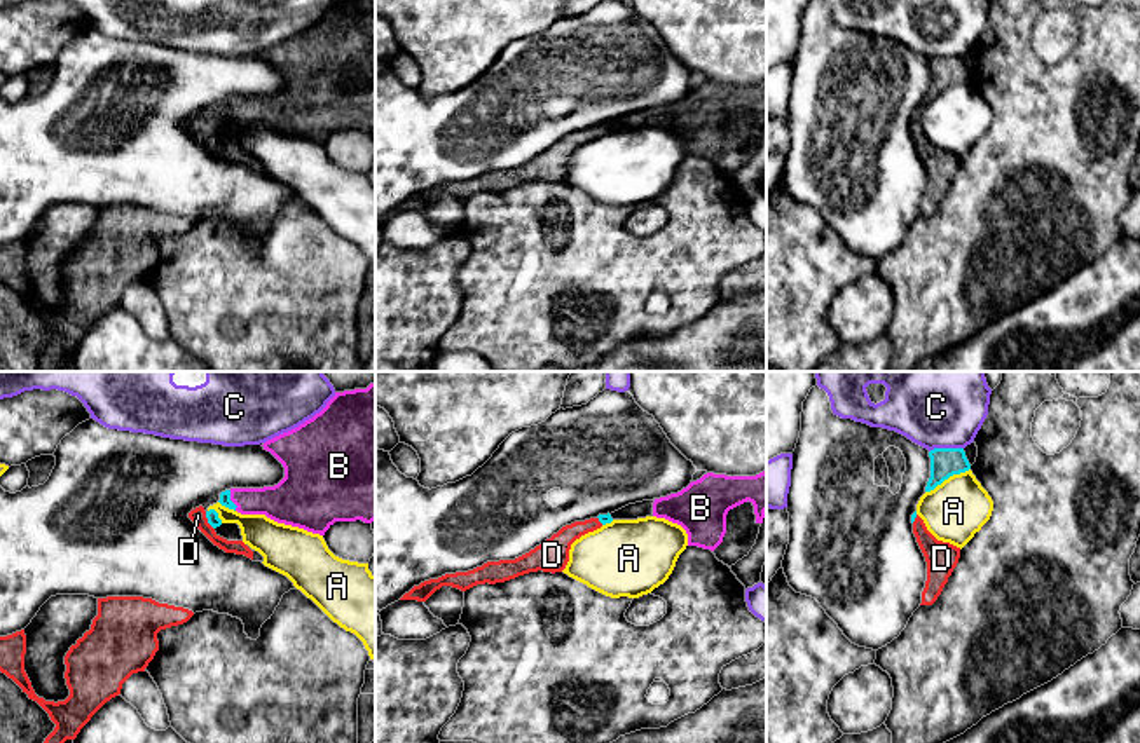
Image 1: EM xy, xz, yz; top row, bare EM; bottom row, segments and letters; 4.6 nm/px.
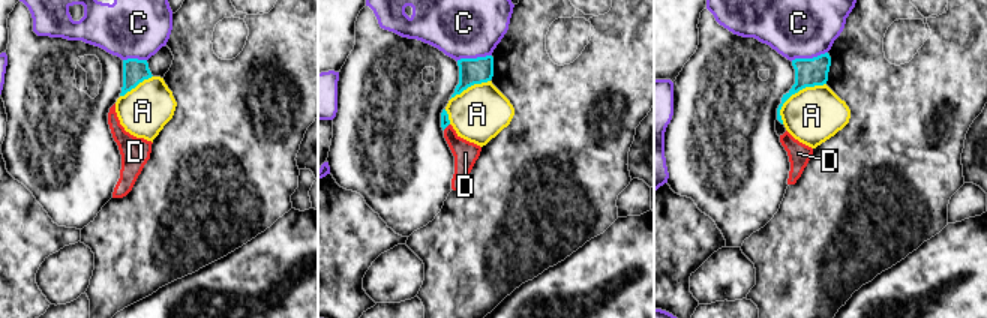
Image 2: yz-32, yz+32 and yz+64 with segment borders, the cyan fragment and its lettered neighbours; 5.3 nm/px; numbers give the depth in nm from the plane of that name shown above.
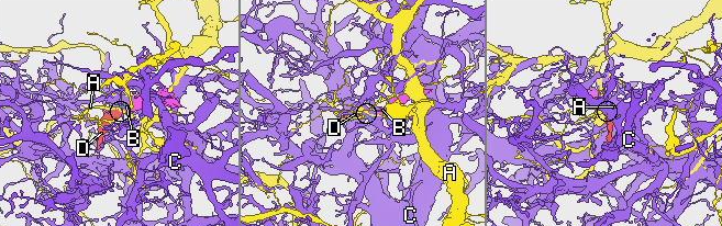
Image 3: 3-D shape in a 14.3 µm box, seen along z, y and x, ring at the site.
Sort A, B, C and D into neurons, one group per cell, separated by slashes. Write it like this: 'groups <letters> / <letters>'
groups A / B D / C

